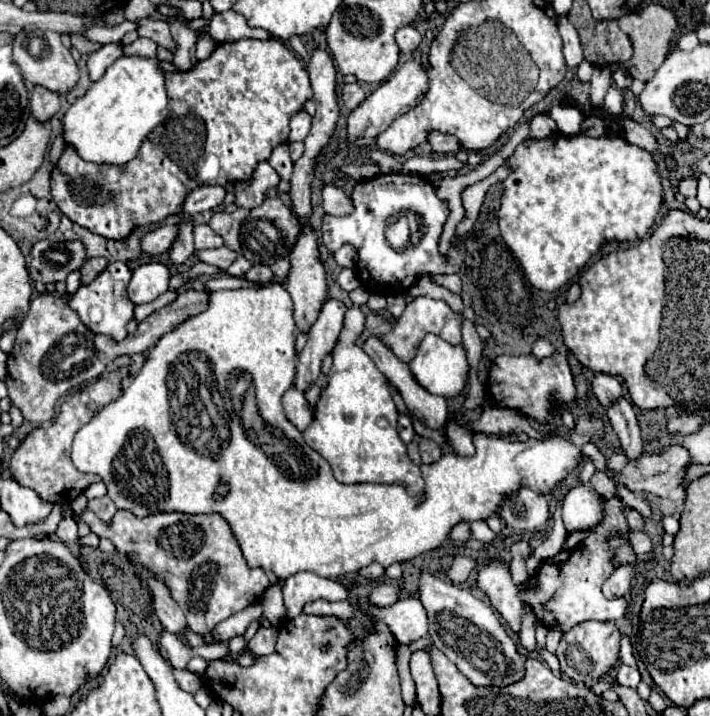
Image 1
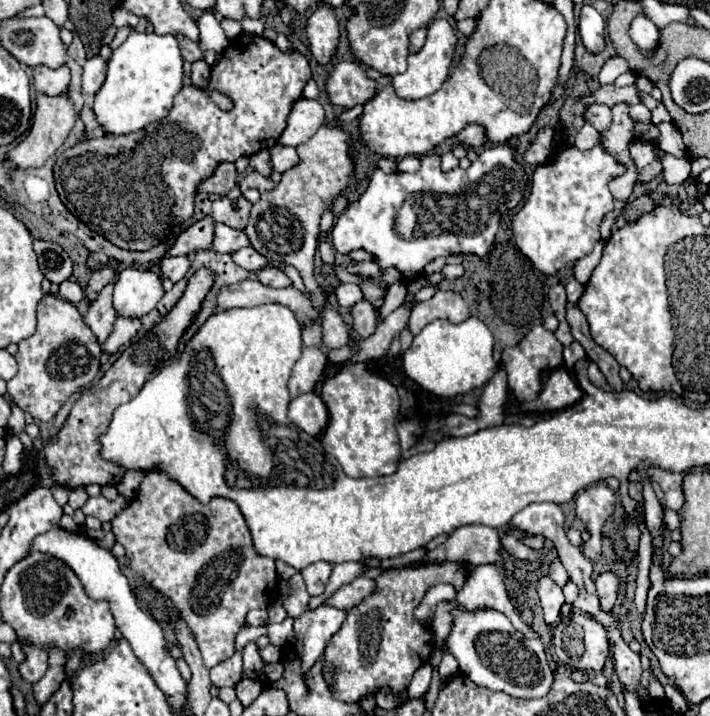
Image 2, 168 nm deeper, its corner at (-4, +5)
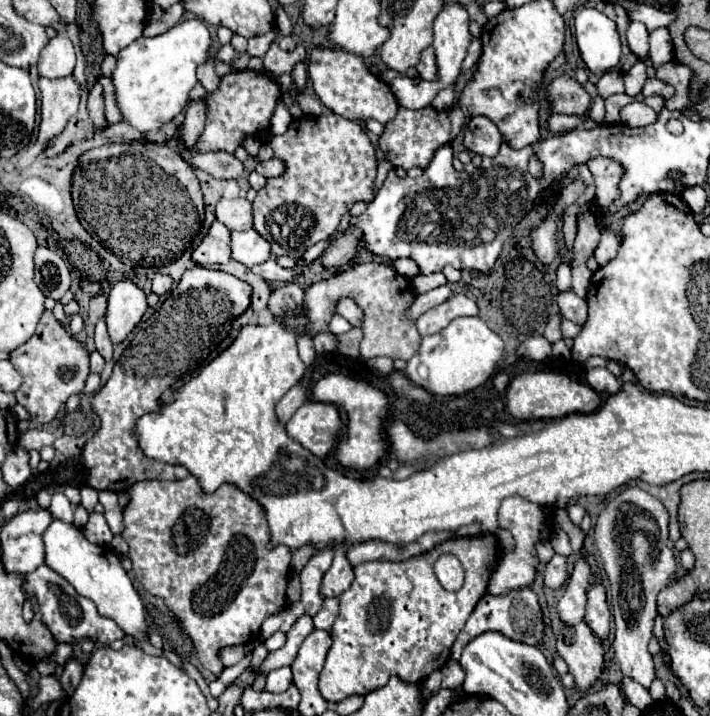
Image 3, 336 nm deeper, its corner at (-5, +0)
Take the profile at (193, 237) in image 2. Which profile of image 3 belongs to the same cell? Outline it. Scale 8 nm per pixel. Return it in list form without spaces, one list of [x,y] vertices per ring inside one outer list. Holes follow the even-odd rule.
[[[214,221],[210,233],[204,237],[200,247],[192,253],[192,259],[198,265],[228,263],[230,257],[230,231],[220,221]]]

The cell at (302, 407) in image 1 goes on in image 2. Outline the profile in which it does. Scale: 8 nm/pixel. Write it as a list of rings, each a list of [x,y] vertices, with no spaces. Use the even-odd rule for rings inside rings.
[[[301,394],[289,404],[289,420],[311,436],[317,436],[327,426],[327,408],[317,394]]]

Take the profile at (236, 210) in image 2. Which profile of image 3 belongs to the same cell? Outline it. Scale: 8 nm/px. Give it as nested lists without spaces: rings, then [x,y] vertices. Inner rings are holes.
[[[220,199],[216,205],[216,219],[230,231],[244,231],[252,227],[252,203],[248,199]]]

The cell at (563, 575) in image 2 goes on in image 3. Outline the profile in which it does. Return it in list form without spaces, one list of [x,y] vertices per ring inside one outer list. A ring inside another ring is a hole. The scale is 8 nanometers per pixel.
[[[594,585],[588,589],[588,605],[586,605],[586,617],[584,623],[590,627],[590,631],[598,639],[608,639],[610,635],[610,609],[606,603],[606,591],[602,585]]]

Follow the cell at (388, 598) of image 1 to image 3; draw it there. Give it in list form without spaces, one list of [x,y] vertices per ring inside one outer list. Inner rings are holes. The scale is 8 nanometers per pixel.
[[[338,597],[324,599],[322,609],[314,617],[314,627],[322,629],[322,631],[330,631],[332,625],[334,625],[334,621],[336,621],[336,617],[338,617]]]

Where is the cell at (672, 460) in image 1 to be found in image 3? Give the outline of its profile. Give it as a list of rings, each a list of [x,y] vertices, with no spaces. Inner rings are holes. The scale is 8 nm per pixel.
[[[626,487],[600,513],[594,541],[600,551],[604,571],[610,581],[614,611],[614,653],[626,677],[650,689],[654,681],[654,663],[648,651],[652,639],[658,593],[674,579],[678,557],[668,543],[668,509],[640,487]]]

